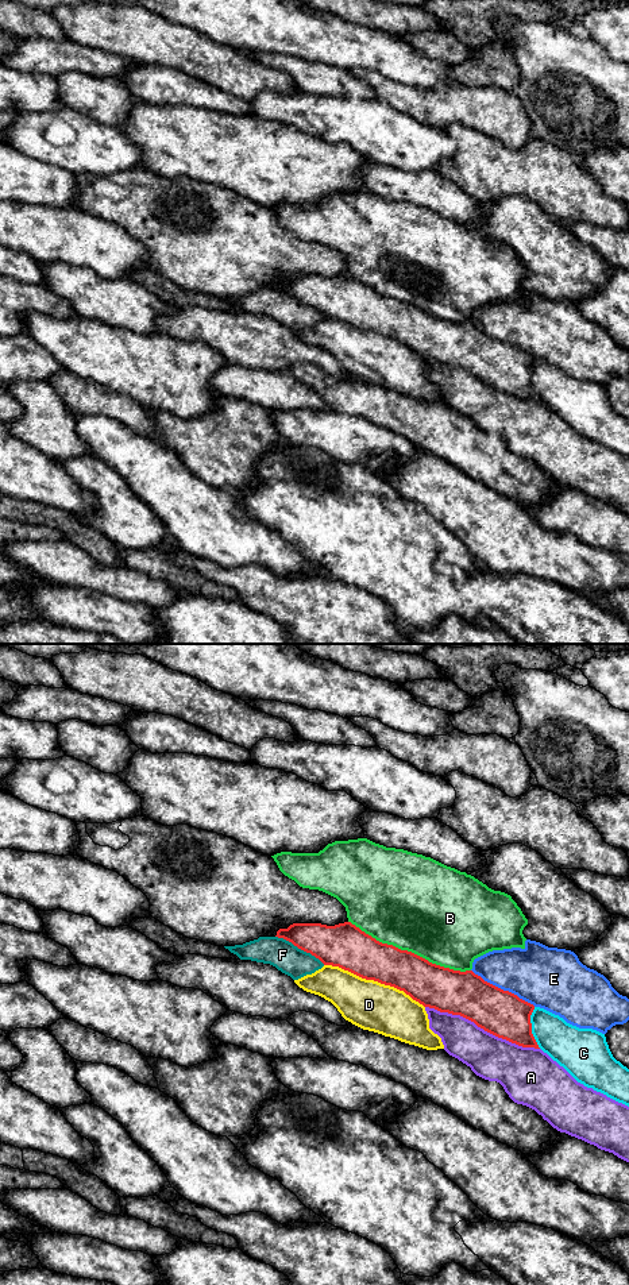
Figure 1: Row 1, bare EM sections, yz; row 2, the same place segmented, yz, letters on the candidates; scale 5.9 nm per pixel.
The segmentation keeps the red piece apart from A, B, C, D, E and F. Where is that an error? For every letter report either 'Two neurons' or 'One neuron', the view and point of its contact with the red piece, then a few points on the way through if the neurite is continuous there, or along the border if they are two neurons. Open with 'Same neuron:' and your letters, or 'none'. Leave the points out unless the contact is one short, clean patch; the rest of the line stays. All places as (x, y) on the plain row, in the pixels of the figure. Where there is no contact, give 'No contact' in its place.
Same neuron: none
A: Two neurons. Touches red at yz (482, 379)
B: Two neurons. Touches red at yz (409, 304)
C: Two neurons. Touches red at yz (531, 379)
D: Two neurons. Touches red at yz (374, 332)
E: Two neurons. Touches red at yz (502, 342)
F: Two neurons. Touches red at yz (300, 300)

